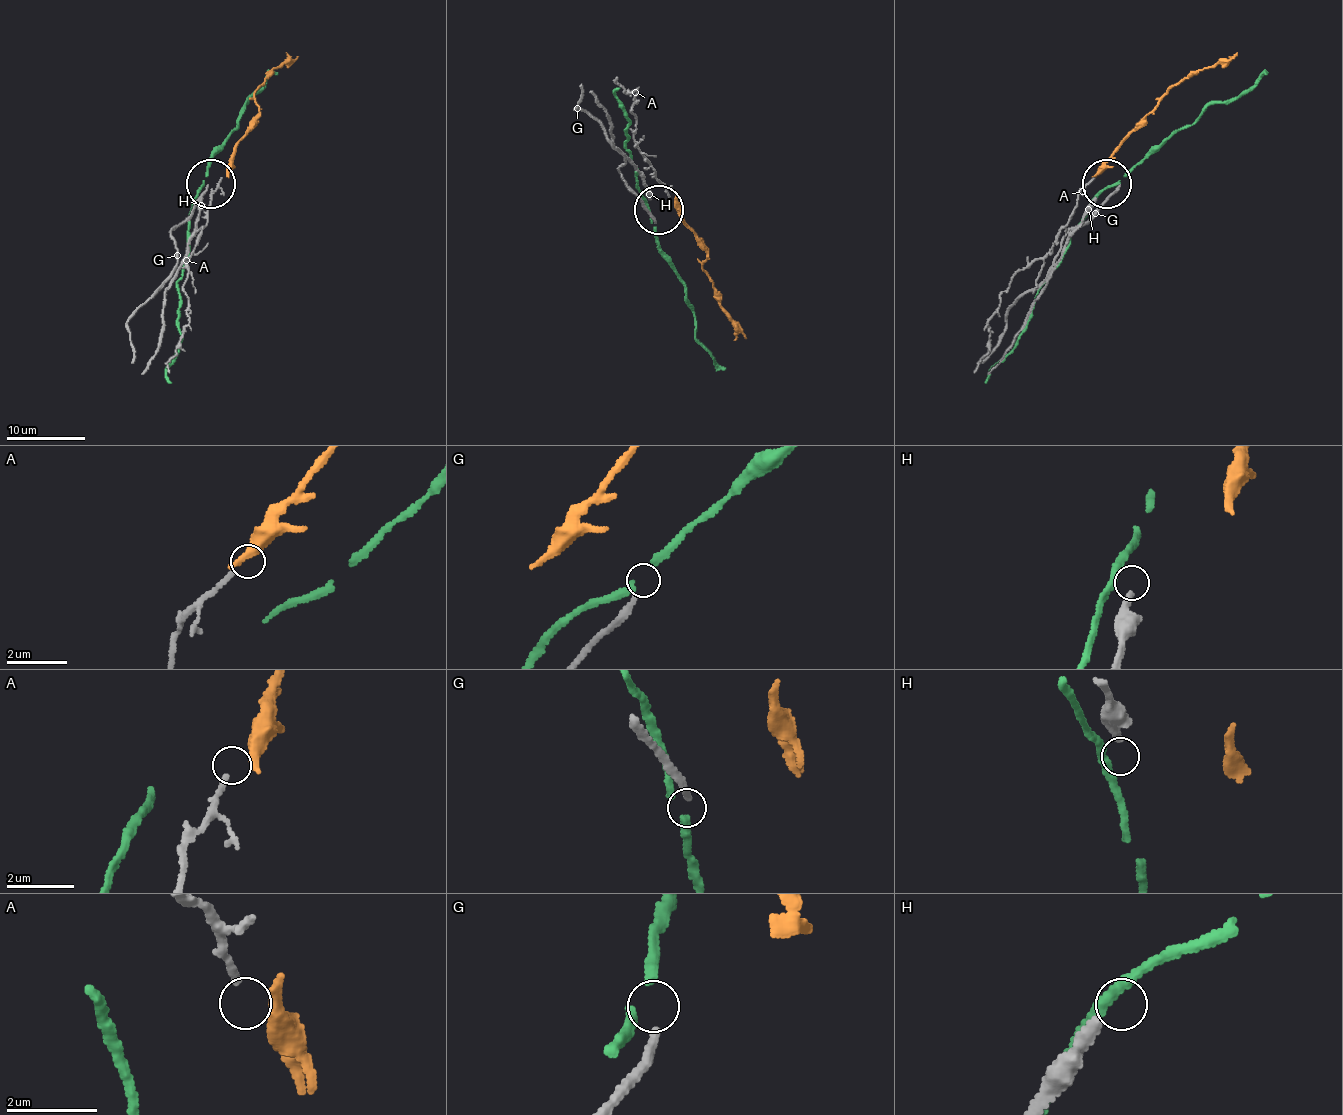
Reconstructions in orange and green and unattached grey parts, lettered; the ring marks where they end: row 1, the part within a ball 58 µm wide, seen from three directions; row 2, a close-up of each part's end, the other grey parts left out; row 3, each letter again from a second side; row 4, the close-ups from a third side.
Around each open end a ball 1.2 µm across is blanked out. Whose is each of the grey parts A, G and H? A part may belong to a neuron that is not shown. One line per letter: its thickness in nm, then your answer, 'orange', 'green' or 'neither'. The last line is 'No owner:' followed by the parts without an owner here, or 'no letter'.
A: calibre 150 nm; neither
G: calibre 190 nm; neither
H: calibre 280 nm; neither
No owner: A, G, H

